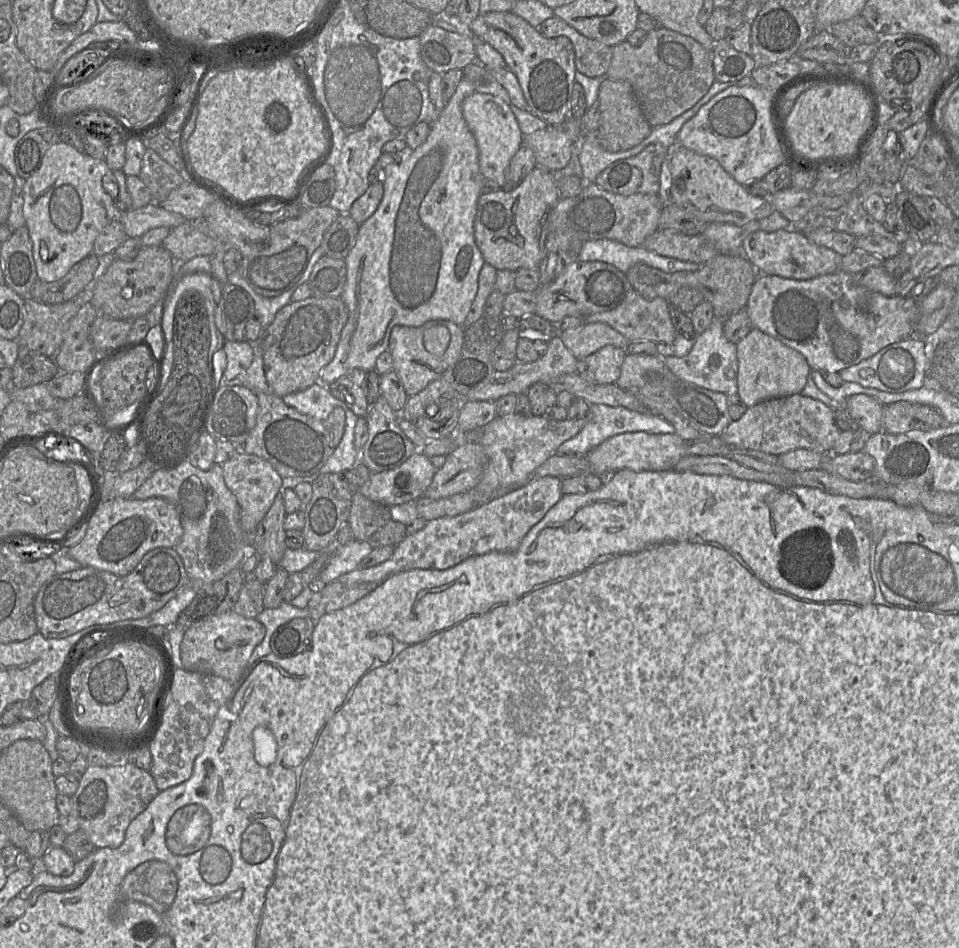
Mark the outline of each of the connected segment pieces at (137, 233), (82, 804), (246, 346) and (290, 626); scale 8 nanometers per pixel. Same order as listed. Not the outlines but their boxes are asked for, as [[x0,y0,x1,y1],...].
[[120,201,187,237],[69,762,158,849],[221,341,254,381],[270,618,315,657]]

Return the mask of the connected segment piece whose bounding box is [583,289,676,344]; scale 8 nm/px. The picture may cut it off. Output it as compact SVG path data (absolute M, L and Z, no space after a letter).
M631 289L624 301L616 308L598 312L583 317L583 323L603 322L625 336L629 342L635 340L650 340L656 343L673 344L676 336L669 316L669 302L667 299L657 297L646 299Z

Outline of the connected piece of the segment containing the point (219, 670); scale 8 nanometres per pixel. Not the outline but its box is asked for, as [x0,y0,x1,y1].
[180,610,265,684]

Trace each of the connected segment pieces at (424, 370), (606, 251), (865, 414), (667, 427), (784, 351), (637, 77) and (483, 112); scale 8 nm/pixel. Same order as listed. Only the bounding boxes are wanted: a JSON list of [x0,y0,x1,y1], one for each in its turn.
[[388,320,464,397],[578,239,703,273],[844,394,884,435],[556,404,674,455],[736,328,812,408],[605,27,715,127],[462,92,524,187]]

